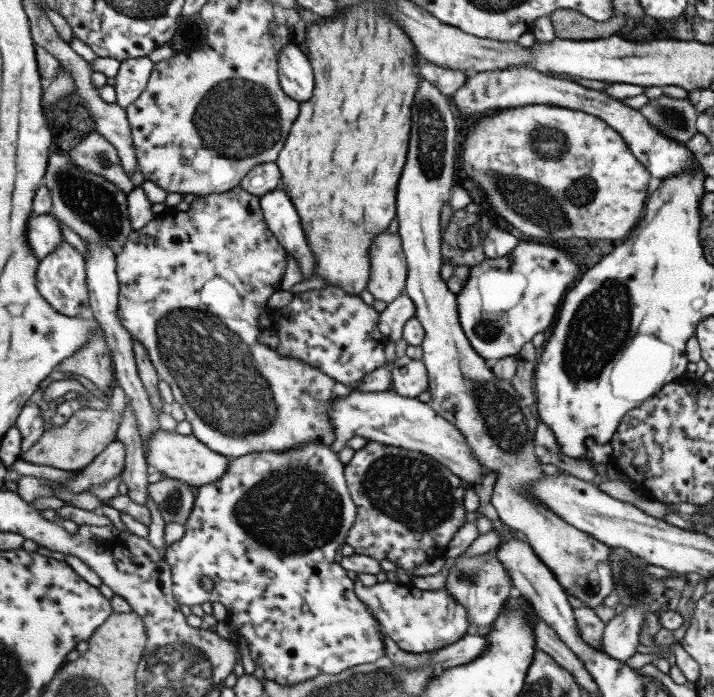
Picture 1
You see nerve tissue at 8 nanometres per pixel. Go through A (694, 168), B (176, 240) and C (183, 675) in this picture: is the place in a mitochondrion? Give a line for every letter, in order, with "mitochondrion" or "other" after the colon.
A: other
B: other
C: mitochondrion

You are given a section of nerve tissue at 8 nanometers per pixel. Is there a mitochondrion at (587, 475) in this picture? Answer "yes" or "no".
no

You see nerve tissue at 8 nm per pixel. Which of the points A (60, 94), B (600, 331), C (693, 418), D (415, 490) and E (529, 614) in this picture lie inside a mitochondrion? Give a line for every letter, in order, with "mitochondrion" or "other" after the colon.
A: mitochondrion
B: mitochondrion
C: other
D: mitochondrion
E: other

